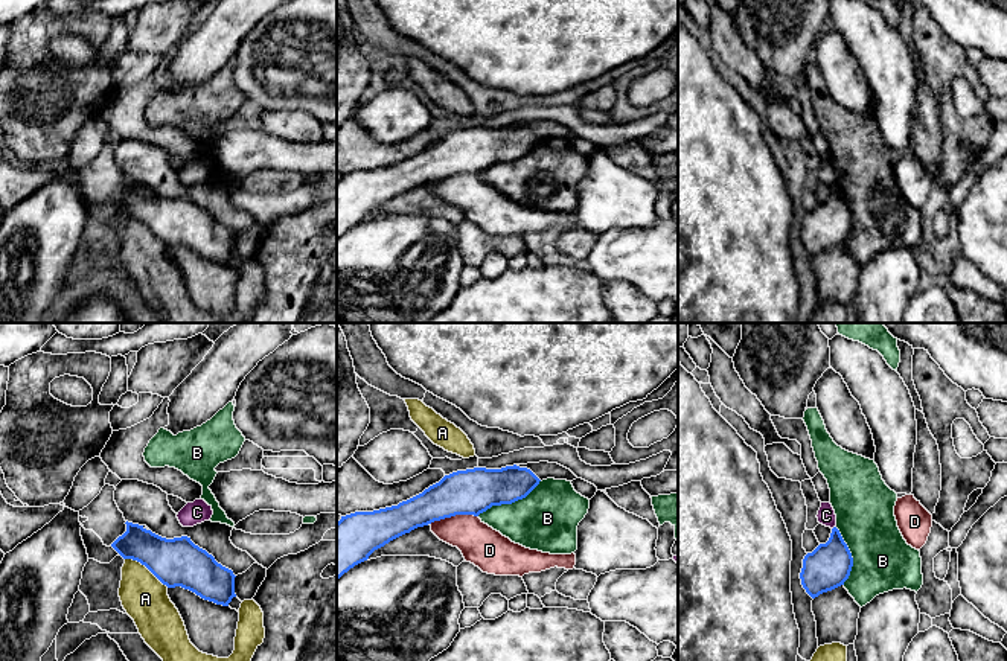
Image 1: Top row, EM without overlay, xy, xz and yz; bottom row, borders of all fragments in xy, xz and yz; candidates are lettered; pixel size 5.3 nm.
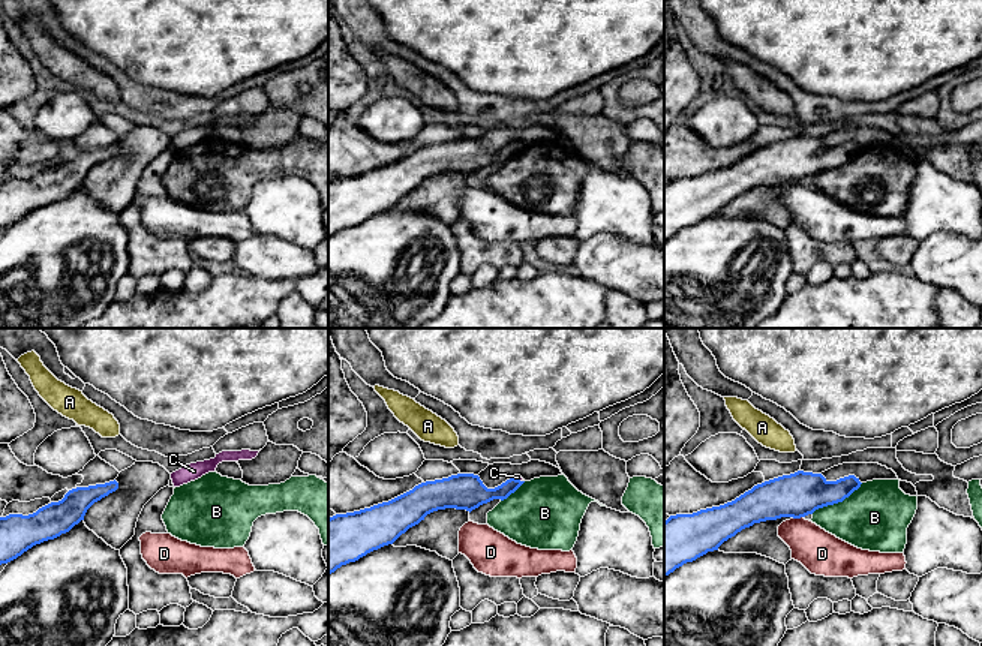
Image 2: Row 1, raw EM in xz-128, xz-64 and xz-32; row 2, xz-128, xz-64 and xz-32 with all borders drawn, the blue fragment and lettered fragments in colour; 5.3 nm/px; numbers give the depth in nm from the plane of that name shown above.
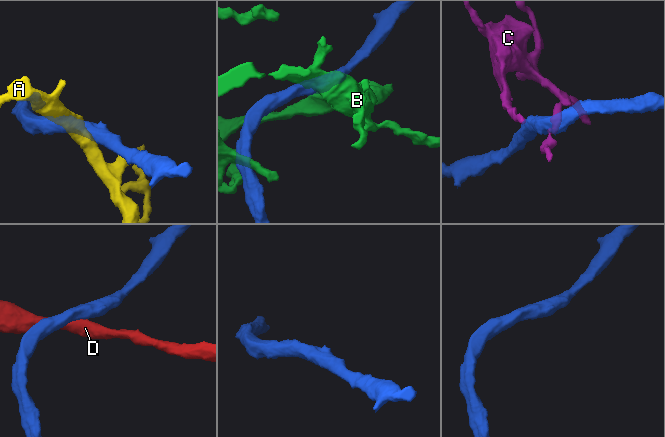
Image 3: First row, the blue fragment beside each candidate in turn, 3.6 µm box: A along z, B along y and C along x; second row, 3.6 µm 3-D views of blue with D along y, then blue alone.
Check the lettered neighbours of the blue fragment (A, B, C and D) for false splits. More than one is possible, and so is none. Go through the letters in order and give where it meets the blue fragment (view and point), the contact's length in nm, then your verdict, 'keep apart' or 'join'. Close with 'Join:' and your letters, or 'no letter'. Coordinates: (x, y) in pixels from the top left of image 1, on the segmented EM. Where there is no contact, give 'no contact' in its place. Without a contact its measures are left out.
A: meets blue in xy at (147, 567); contact 280 nm long; keep apart
B: meets blue in xz at (509, 503); contact 380 nm long; keep apart
C: meets blue in yz at (834, 527); contact 30 nm long; keep apart
D: meets blue in xz at (453, 515); contact 260 nm long; keep apart
Join: no letter

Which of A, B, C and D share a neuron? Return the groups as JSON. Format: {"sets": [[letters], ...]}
{"sets": [["A"], ["B"], ["C"], ["D"]]}

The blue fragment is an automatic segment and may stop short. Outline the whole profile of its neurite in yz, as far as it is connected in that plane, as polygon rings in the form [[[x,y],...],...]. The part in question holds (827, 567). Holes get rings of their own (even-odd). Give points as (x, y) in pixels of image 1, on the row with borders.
[[[833,527],[829,541],[804,556],[800,573],[801,585],[815,599],[844,585],[852,567],[852,553],[839,530]]]

